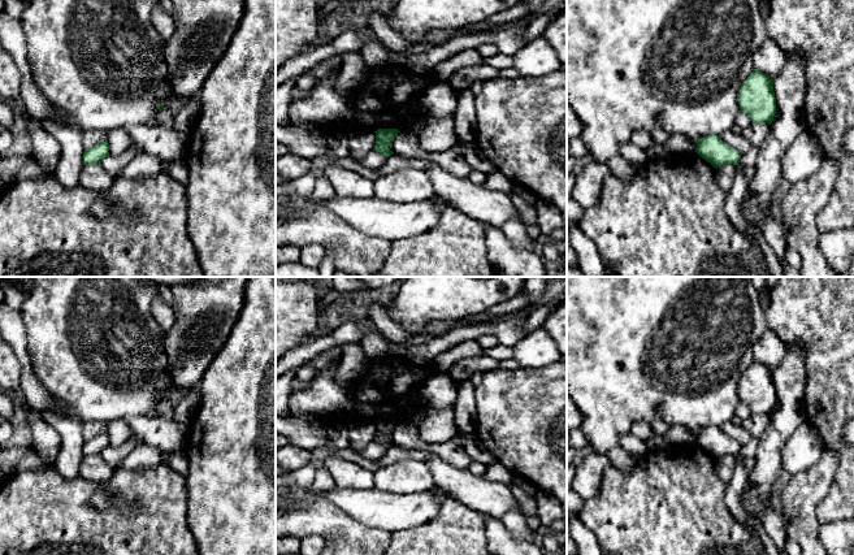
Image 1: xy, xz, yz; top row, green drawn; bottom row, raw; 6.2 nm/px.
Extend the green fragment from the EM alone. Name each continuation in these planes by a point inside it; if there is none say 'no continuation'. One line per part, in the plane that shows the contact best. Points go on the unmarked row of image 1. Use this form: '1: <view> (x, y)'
no continuation

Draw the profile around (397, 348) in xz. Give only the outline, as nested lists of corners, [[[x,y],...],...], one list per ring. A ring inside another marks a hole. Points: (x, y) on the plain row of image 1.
[[[420,333],[420,334],[412,334],[411,338],[408,338],[407,341],[404,341],[402,343],[394,343],[394,342],[390,342],[386,339],[387,354],[394,354],[394,355],[399,355],[402,357],[406,357],[408,350],[412,346],[426,343],[434,338],[435,338],[434,335]]]

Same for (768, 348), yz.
[[[768,328],[757,339],[753,350],[755,360],[768,367],[772,373],[776,370],[786,351],[781,339]]]

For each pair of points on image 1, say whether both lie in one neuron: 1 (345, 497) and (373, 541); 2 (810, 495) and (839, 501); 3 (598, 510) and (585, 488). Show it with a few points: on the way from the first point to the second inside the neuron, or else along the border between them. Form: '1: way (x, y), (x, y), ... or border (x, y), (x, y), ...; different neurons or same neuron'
1: border (336, 506), (356, 520), (390, 533); different neurons
2: border (836, 469), (833, 484), (816, 508), (819, 524); different neurons
3: border (603, 469), (599, 491), (585, 501); different neurons

